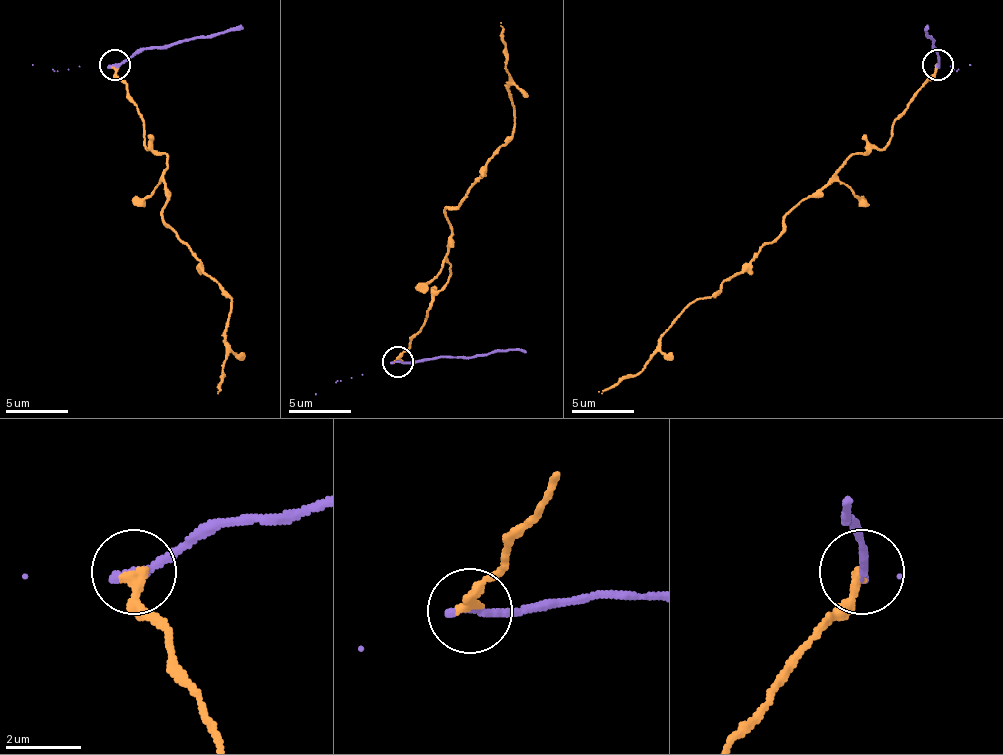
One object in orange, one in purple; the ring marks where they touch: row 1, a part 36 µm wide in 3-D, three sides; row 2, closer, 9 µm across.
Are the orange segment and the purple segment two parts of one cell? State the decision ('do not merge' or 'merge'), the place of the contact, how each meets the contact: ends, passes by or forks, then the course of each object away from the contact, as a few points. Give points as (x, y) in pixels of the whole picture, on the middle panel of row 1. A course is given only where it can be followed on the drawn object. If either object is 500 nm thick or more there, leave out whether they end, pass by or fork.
do not merge | (398, 362) | orange ends | purple ends | orange via (399, 361), (448, 280), (452, 224), (445, 209), (467, 196), (514, 134), (501, 22) | purple via (399, 361), (452, 358), (504, 349), (526, 352)

